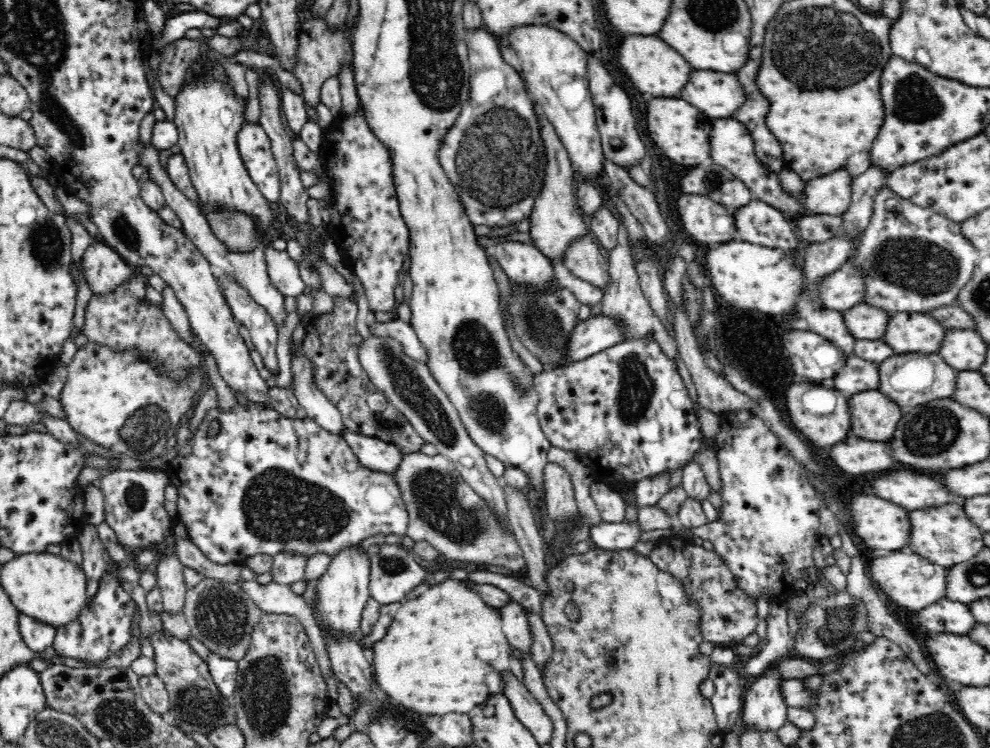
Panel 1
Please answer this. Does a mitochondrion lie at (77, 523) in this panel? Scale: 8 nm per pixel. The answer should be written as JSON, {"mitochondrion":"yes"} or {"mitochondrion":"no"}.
{"mitochondrion":"no"}

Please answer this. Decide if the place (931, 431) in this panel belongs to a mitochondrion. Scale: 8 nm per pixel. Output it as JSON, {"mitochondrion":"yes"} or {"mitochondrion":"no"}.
{"mitochondrion":"yes"}

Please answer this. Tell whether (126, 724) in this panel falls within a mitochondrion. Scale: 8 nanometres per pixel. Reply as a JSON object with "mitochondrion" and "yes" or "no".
{"mitochondrion":"yes"}

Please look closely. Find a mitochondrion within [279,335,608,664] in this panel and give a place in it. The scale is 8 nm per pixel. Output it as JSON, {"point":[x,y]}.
{"point":[441,503]}

